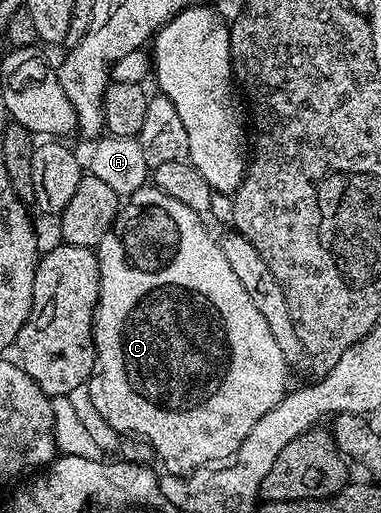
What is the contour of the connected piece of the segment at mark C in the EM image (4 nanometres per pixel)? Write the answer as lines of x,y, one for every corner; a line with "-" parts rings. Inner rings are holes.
154,184
143,186
137,192
126,195
119,207
119,215
113,220
111,230
97,247
99,255
99,299
95,309
95,367
85,383
85,391
91,397
91,406
112,426
120,430
120,435
140,434
151,442
155,449
156,459
163,461
163,470
169,474
188,475
197,470
222,463
230,459
241,448
245,436
249,436
253,424
269,412
269,408
282,400
288,393
287,370
289,364
285,356
281,356
281,348
273,341
273,332
269,332
269,324
265,324
265,316
257,312
253,300
249,300
249,292
238,282
233,268
229,268
229,260
225,260
225,252
221,252
219,242
211,239
207,226
202,222
201,214
187,207
181,200
174,199

